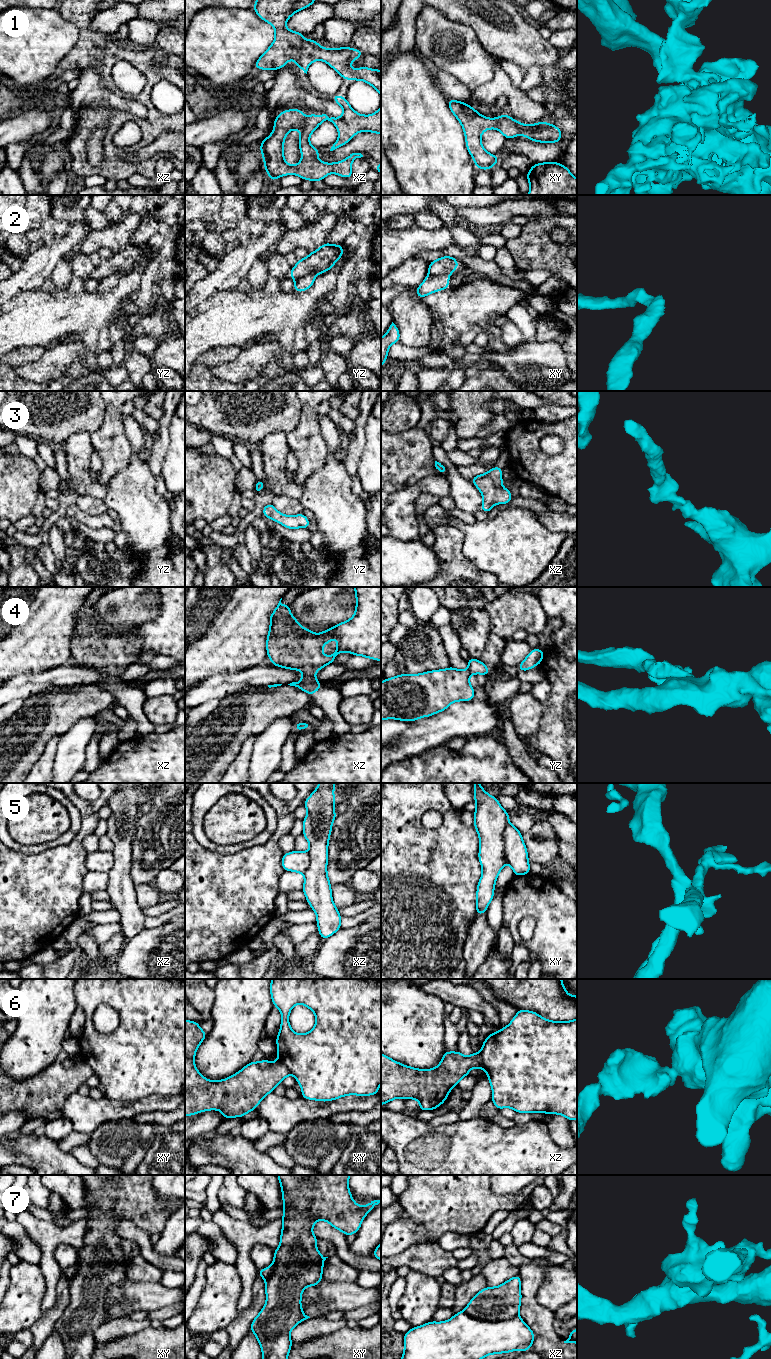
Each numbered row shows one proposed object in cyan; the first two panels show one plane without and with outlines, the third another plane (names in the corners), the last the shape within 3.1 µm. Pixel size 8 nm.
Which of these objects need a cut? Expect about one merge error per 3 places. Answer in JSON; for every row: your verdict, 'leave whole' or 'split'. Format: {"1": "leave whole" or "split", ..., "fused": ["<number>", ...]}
{"1": "leave whole", "2": "split", "3": "leave whole", "4": "split", "5": "split", "6": "split", "7": "split", "fused": ["2", "4", "5", "6", "7"]}

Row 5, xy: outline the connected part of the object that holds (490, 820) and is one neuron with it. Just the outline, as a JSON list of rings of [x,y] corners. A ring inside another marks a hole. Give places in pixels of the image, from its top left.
[[[474,783],[473,792],[475,794],[474,802],[476,804],[474,828],[479,835],[478,859],[482,867],[482,875],[477,884],[476,893],[476,916],[478,916],[487,911],[487,907],[494,897],[496,879],[506,862],[503,833],[509,824],[510,814],[501,807],[498,798],[489,795],[481,787],[480,783]]]

